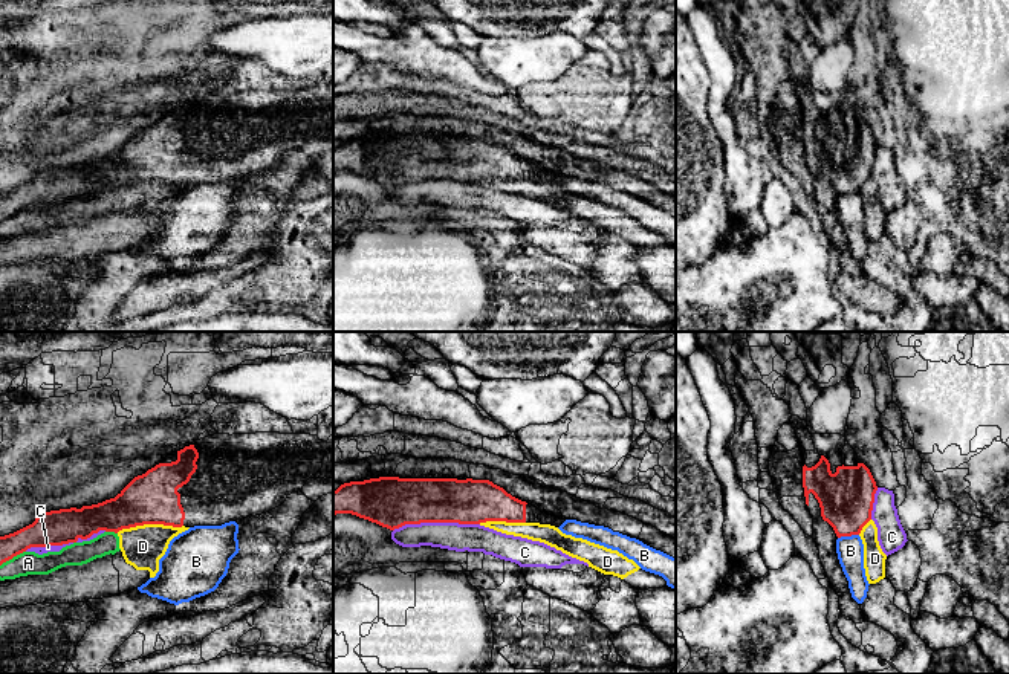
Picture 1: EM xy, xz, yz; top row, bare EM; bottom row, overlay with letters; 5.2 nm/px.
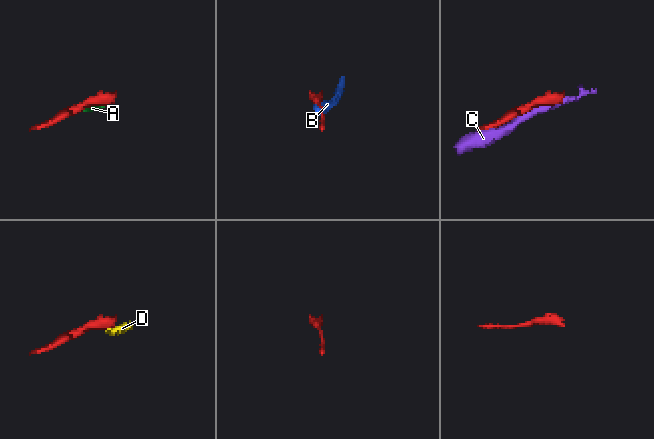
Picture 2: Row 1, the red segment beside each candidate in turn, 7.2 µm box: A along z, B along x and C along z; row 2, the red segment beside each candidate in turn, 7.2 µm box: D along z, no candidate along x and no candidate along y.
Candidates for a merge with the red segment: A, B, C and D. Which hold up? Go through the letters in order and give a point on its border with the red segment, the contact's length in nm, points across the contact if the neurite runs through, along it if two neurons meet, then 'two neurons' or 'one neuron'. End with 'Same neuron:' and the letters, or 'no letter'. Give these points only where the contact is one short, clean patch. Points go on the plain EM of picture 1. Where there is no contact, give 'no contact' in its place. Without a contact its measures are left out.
A: meets red in xy at (112, 188); contact 70 nm long; two neurons
B: meets red in yz at (847, 193); contact 110 nm long; two neurons
C: meets red in xz at (436, 179); contact 460 nm long; two neurons
D: meets red in xy at (149, 181); contact 360 nm long; border along xy (182, 182), (136, 182), (116, 190); two neurons
Same neuron: no letter

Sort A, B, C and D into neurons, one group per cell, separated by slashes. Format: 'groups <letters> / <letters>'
groups A D / B / C

